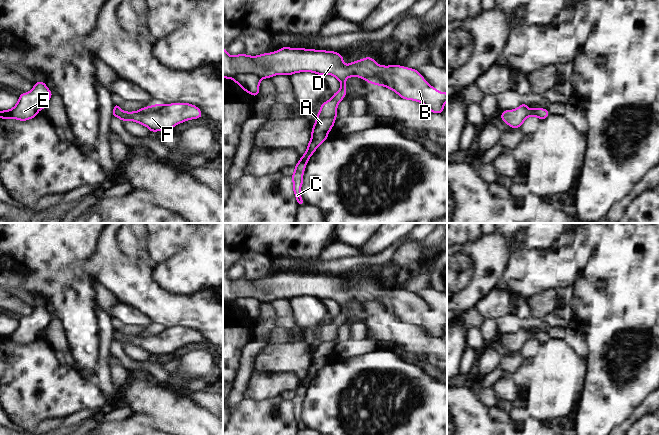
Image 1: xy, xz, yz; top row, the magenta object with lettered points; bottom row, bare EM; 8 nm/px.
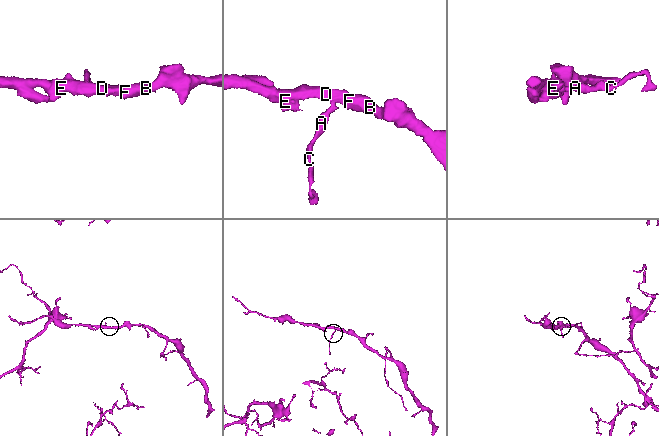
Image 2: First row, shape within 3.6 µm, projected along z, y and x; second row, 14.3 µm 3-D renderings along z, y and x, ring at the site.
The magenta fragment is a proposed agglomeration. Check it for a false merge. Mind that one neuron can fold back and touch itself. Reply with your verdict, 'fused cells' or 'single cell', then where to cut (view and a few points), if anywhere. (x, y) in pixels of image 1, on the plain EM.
single cell | no cut

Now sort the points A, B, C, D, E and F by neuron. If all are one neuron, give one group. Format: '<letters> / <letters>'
A B C D E F

